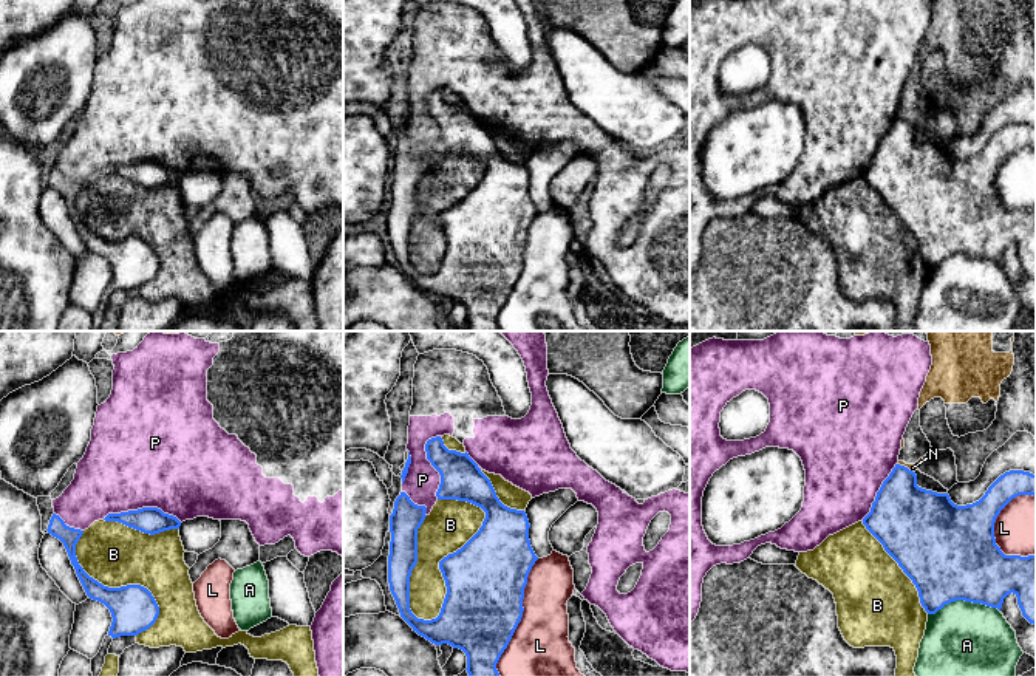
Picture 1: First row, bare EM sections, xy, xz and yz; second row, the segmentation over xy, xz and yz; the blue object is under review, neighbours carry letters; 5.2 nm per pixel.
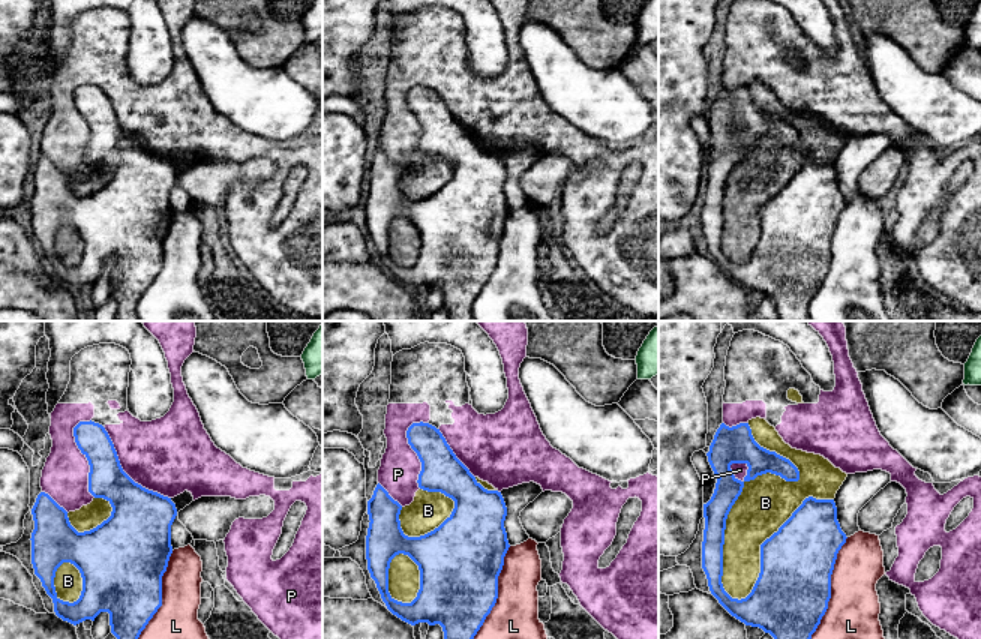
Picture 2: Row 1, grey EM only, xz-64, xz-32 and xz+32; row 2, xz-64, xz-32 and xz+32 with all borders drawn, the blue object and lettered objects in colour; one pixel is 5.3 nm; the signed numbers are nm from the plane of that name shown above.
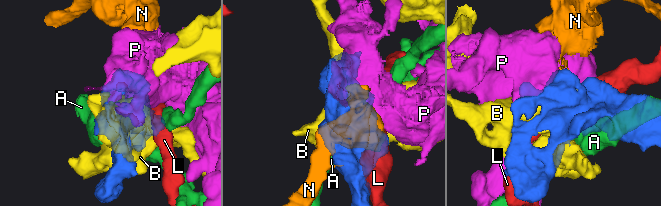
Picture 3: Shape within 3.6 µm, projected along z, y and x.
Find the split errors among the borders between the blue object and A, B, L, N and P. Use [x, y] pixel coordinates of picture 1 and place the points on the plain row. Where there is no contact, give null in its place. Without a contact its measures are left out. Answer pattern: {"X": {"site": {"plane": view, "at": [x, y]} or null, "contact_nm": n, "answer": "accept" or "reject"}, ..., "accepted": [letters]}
{"A": {"site": {"plane": "yz", "at": [964, 252]}, "contact_nm": 380, "answer": "reject"}, "B": {"site": {"plane": "xz", "at": [439, 221]}, "contact_nm": 650, "answer": "reject"}, "L": {"site": {"plane": "xz", "at": [521, 269]}, "contact_nm": 650, "answer": "reject"}, "N": {"site": {"plane": "yz", "at": [906, 121]}, "contact_nm": 110, "answer": "reject"}, "P": {"site": {"plane": "xy", "at": [143, 161]}, "contact_nm": 420, "answer": "reject"}, "accepted": []}

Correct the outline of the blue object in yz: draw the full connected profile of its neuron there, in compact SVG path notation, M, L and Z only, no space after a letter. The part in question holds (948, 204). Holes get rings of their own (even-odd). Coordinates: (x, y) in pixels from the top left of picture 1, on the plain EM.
M895 118L863 178L912 234L928 268L935 268L956 254L1000 265L1004 252L1013 246L1022 269L1036 278L1036 209L1005 209L994 192L997 169L1019 149L1036 150L1036 128L1024 124L1005 125L979 155L957 159L948 147L918 141L915 125Z

